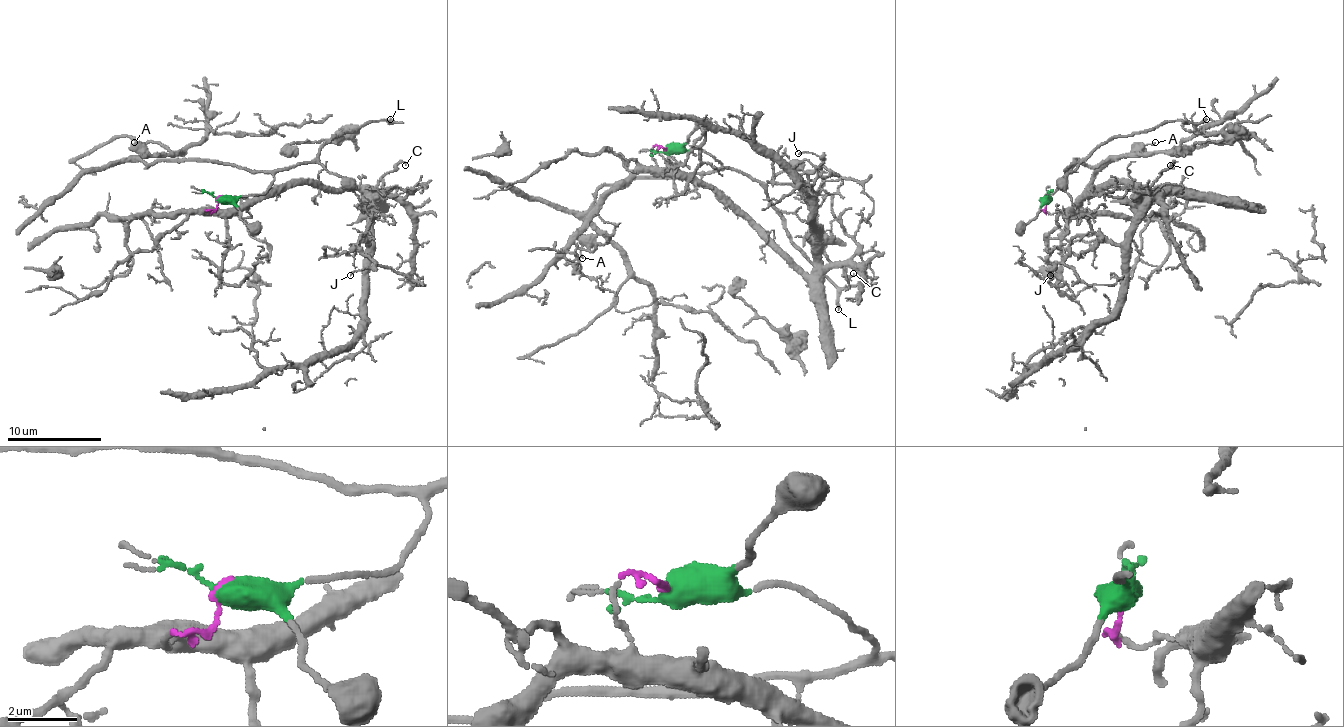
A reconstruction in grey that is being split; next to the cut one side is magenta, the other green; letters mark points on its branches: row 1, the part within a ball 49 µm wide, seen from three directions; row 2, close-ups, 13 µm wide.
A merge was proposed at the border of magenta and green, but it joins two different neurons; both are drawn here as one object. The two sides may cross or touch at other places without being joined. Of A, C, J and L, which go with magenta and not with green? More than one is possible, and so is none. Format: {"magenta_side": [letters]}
{"magenta_side": ["C", "J"]}

